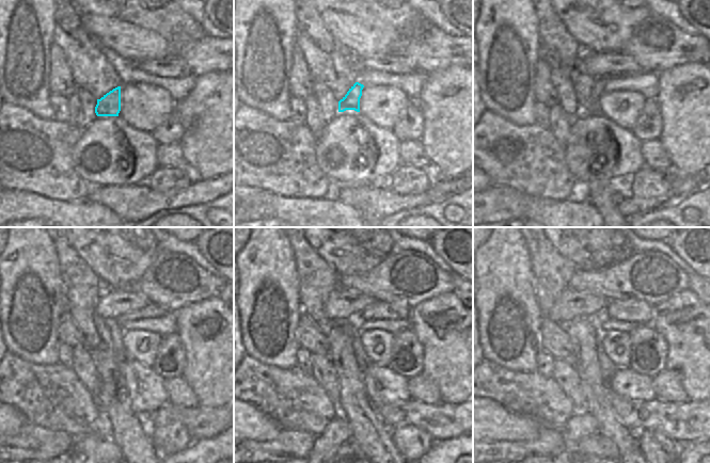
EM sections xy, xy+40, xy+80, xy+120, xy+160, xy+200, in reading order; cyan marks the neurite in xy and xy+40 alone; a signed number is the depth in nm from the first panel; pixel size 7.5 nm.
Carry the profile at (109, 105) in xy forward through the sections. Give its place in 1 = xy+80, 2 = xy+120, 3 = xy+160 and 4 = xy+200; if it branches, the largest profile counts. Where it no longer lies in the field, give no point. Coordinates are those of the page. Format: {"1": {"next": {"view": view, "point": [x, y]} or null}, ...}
{"1": {"next": {"view": "xy+80", "point": [598, 90]}}, "2": {"next": {"view": "xy+120", "point": [152, 310]}}, "3": {"next": {"view": "xy+160", "point": [377, 310]}}, "4": {"next": {"view": "xy+200", "point": [633, 310]}}}

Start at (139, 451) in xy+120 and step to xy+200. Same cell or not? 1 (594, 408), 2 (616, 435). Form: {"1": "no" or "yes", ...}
{"1": "yes", "2": "yes"}

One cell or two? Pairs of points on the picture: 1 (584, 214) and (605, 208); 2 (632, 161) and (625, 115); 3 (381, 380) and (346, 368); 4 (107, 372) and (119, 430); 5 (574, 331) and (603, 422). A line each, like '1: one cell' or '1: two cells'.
1: two cells
2: two cells
3: two cells
4: one cell
5: one cell

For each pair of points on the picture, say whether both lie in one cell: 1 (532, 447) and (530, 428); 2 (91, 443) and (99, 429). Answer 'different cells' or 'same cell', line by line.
1: different cells
2: same cell

